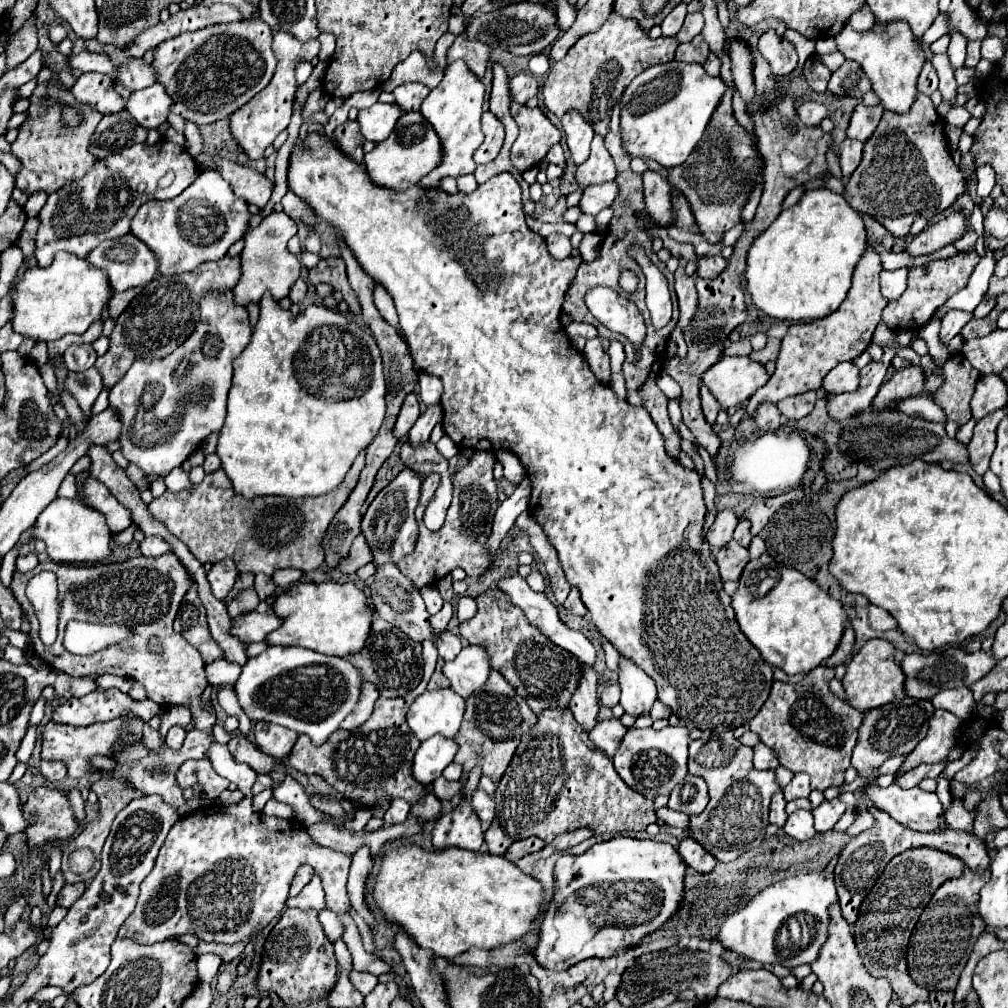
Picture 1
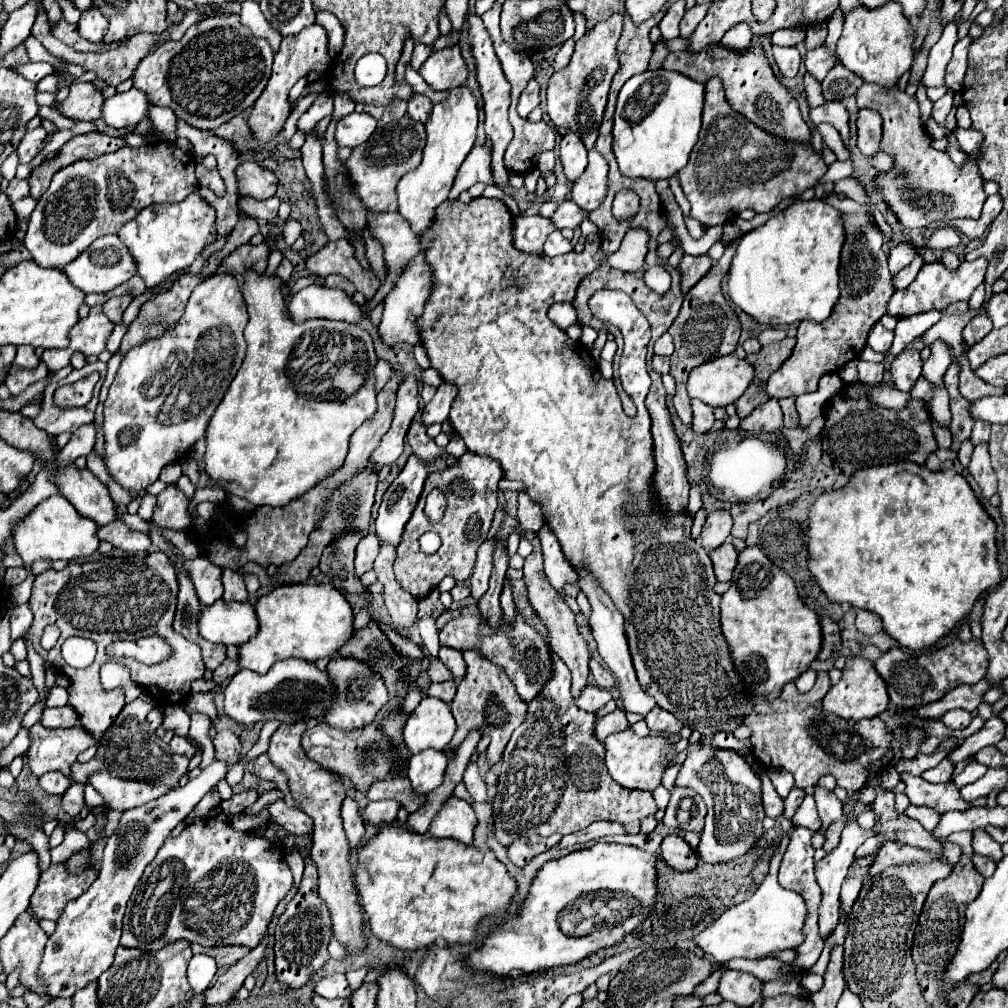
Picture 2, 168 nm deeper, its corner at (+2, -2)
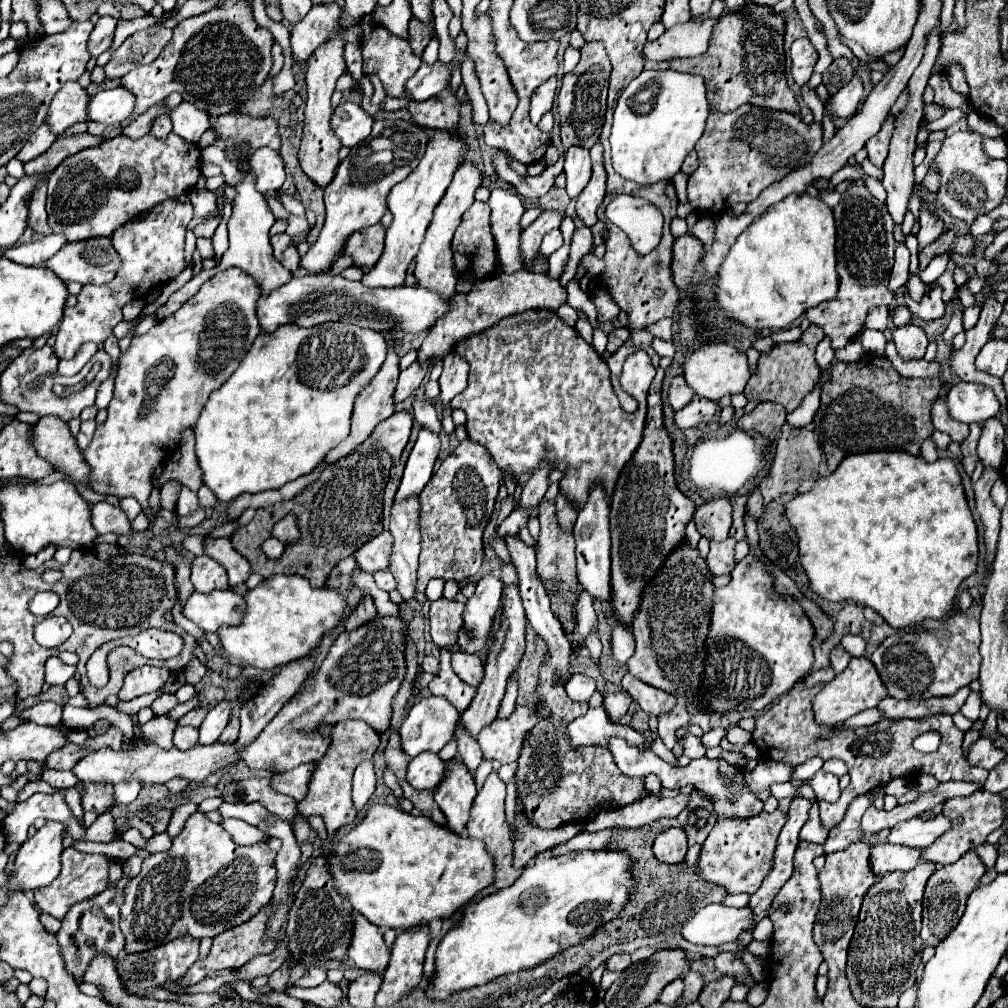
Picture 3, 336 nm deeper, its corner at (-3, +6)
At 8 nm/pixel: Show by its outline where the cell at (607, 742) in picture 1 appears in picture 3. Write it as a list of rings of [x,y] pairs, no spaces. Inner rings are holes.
[[[615,692],[615,694],[607,694],[605,700],[603,700],[603,706],[605,710],[609,712],[611,720],[619,720],[621,716],[625,716],[629,712],[629,704],[633,702],[633,698],[627,694],[627,692]]]

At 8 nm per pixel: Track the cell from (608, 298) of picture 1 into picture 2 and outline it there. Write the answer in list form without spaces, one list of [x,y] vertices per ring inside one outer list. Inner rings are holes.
[[[484,196],[474,198],[470,204],[444,200],[422,236],[414,234],[408,220],[398,212],[374,214],[368,210],[366,228],[368,234],[382,244],[388,278],[394,284],[406,266],[422,252],[422,246],[430,246],[424,250],[424,256],[432,270],[432,288],[424,312],[418,316],[418,332],[430,366],[440,372],[444,382],[454,378],[450,384],[458,388],[448,420],[470,452],[498,460],[504,478],[526,484],[528,496],[540,504],[544,520],[556,534],[566,560],[576,570],[594,576],[598,586],[612,598],[624,616],[624,630],[642,688],[662,710],[672,712],[684,726],[702,736],[736,730],[754,710],[756,698],[746,690],[742,676],[736,672],[732,652],[722,634],[720,594],[714,592],[716,576],[712,560],[690,536],[694,518],[688,512],[670,516],[654,492],[656,460],[650,432],[652,420],[644,402],[650,388],[650,376],[646,372],[650,324],[624,292],[598,290],[588,300],[592,314],[620,328],[624,338],[620,378],[624,392],[639,408],[636,416],[626,418],[614,382],[600,376],[588,348],[570,340],[568,334],[548,318],[550,304],[574,300],[580,280],[594,272],[598,264],[604,264],[606,254],[602,252],[600,240],[586,242],[582,252],[572,250],[556,258],[522,252],[514,248],[512,242],[514,220],[508,206],[500,198]],[[520,322],[526,322],[526,334],[522,334],[522,330],[512,332],[516,324],[522,328]]]

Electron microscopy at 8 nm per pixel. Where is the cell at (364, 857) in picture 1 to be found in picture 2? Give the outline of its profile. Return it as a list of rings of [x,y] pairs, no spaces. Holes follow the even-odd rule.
[[[344,798],[342,802],[342,820],[344,820],[344,832],[348,838],[350,848],[358,848],[362,836],[366,834],[366,826],[358,814],[358,806],[352,798]]]

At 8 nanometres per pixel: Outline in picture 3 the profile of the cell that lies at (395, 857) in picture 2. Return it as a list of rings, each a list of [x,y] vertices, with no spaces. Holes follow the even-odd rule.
[[[373,804],[351,832],[333,842],[327,864],[337,892],[355,912],[363,914],[379,928],[395,930],[411,930],[419,924],[429,924],[433,918],[449,918],[495,880],[495,866],[491,856],[487,856],[483,842],[457,836],[425,816],[411,816],[389,804]]]

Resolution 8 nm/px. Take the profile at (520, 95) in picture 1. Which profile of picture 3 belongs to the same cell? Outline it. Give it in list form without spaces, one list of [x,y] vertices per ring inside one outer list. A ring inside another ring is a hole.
[[[551,78],[533,92],[533,98],[531,98],[531,122],[533,124],[539,124],[541,116],[553,108],[555,90],[557,90],[557,78]]]

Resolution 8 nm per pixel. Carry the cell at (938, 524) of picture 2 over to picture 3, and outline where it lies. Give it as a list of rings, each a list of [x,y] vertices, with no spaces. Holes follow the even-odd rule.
[[[863,452],[863,454],[851,454],[841,460],[835,472],[829,476],[823,476],[815,482],[815,486],[805,492],[797,494],[787,506],[785,506],[785,518],[793,526],[797,538],[799,538],[799,558],[801,566],[805,568],[805,574],[811,580],[811,588],[815,594],[821,598],[827,598],[831,602],[841,602],[841,600],[853,600],[861,606],[873,608],[879,616],[885,618],[885,622],[893,628],[905,628],[905,626],[917,626],[925,618],[941,618],[951,606],[955,592],[959,584],[977,568],[977,554],[979,554],[979,544],[977,544],[977,526],[973,522],[971,510],[965,500],[965,492],[961,486],[961,476],[957,472],[957,466],[951,458],[939,458],[935,462],[925,462],[919,456],[911,456],[907,452]]]

